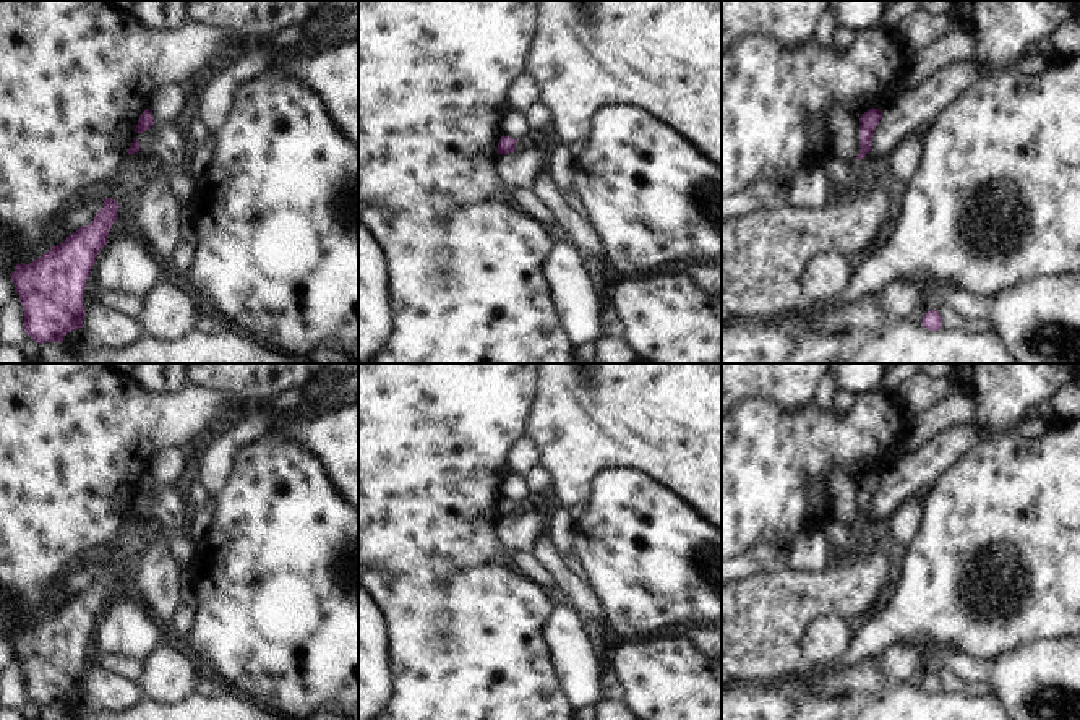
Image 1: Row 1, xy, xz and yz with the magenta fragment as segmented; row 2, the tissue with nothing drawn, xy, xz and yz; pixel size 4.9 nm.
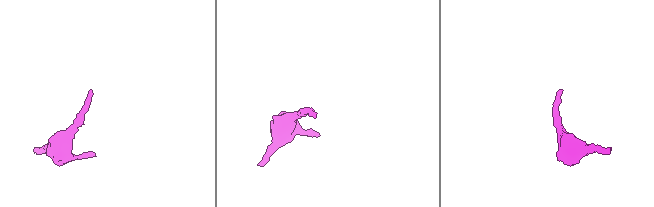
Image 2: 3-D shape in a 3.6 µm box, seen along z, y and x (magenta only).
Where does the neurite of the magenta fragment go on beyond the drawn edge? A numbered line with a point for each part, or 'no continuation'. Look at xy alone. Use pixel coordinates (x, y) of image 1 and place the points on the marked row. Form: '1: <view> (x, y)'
no continuation

